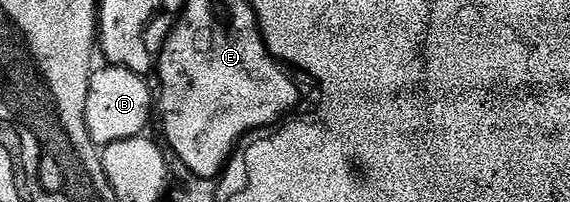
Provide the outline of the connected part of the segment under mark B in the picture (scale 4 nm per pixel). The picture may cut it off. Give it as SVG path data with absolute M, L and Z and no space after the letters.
M98 52L91 54L82 74L85 76L84 120L89 140L97 148L105 148L109 143L138 137L152 111L151 94L158 93L158 90L154 86L145 86L141 75L134 73L126 63L103 57Z

